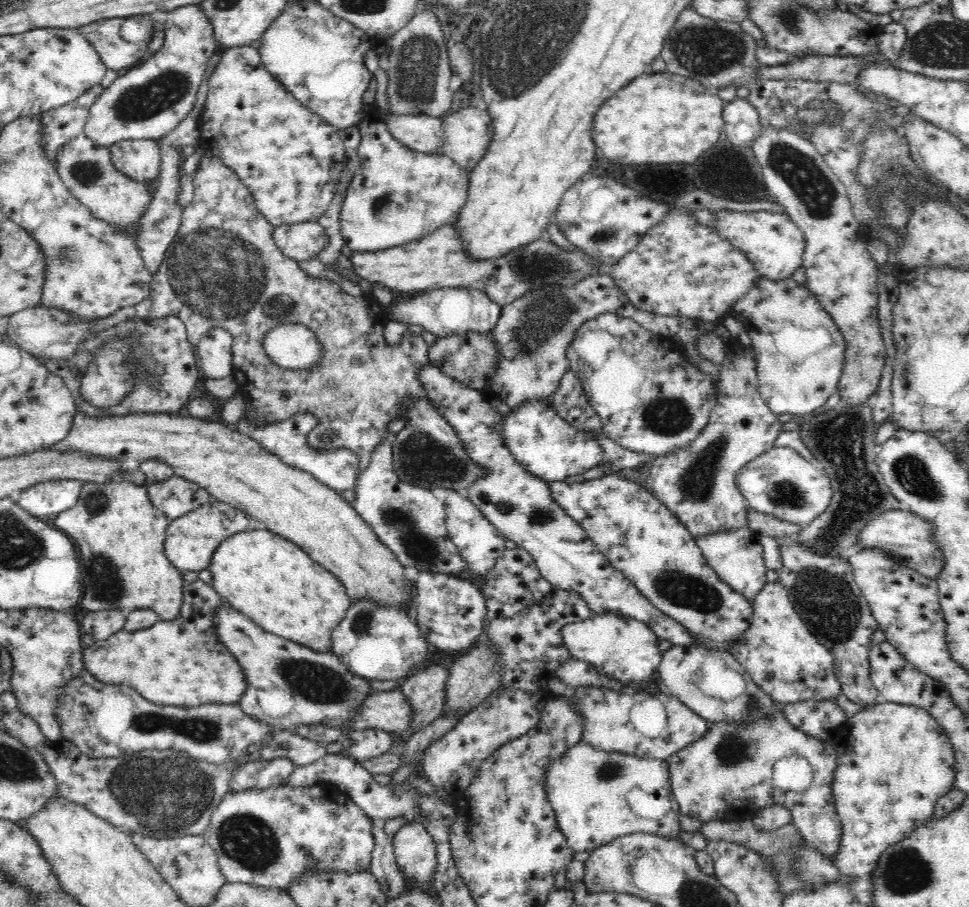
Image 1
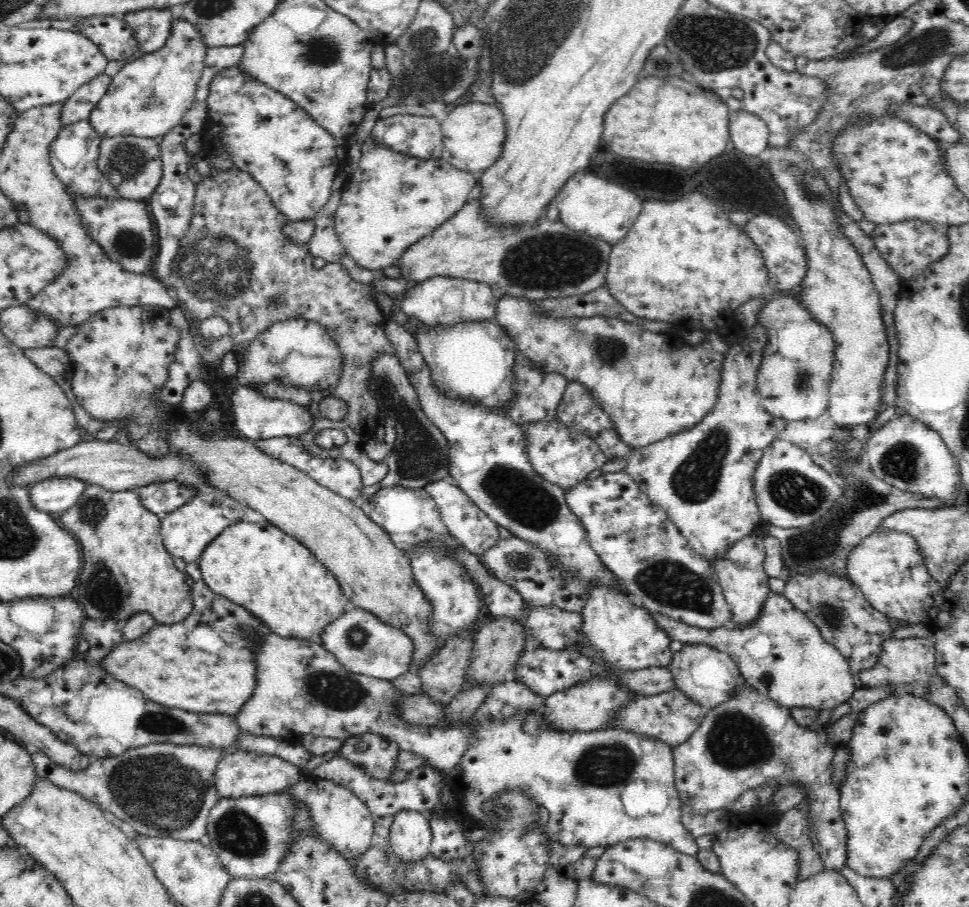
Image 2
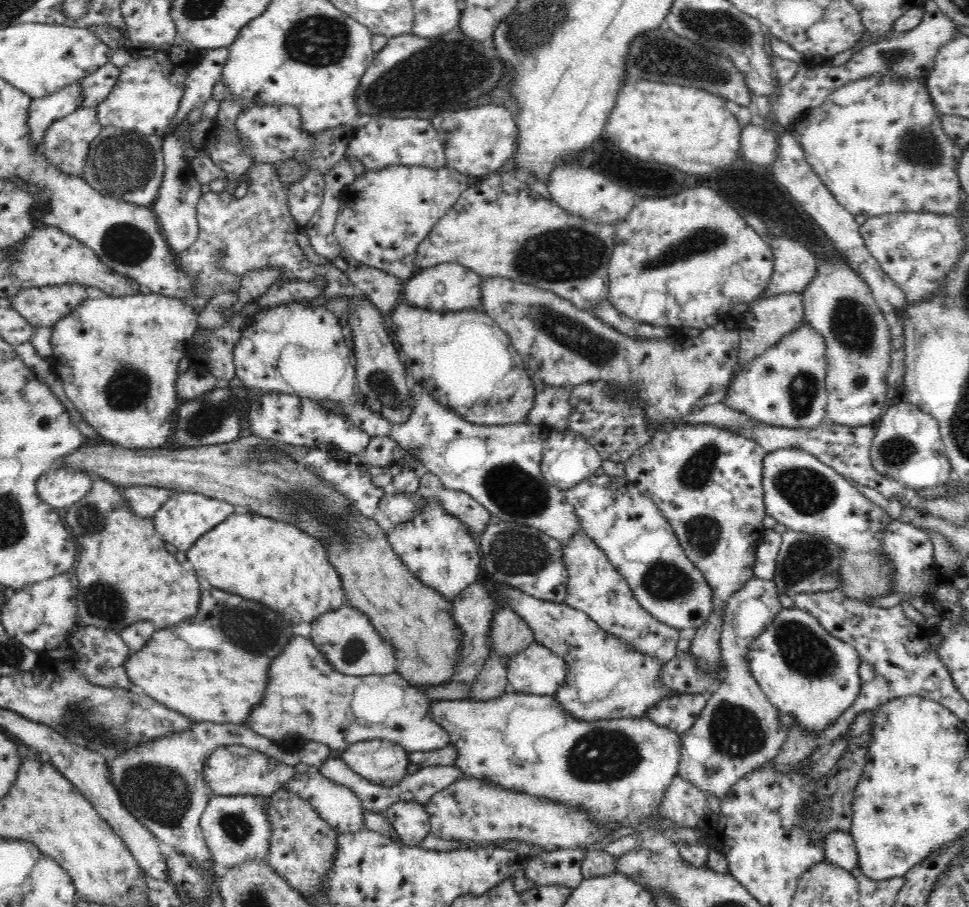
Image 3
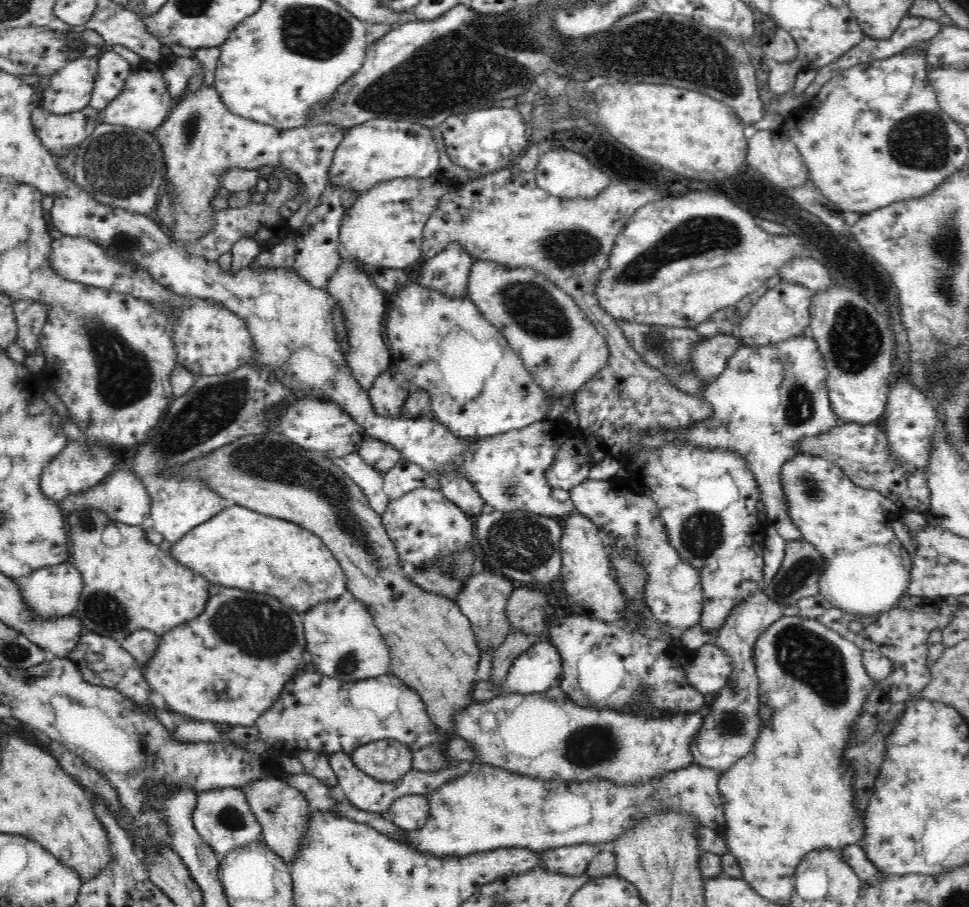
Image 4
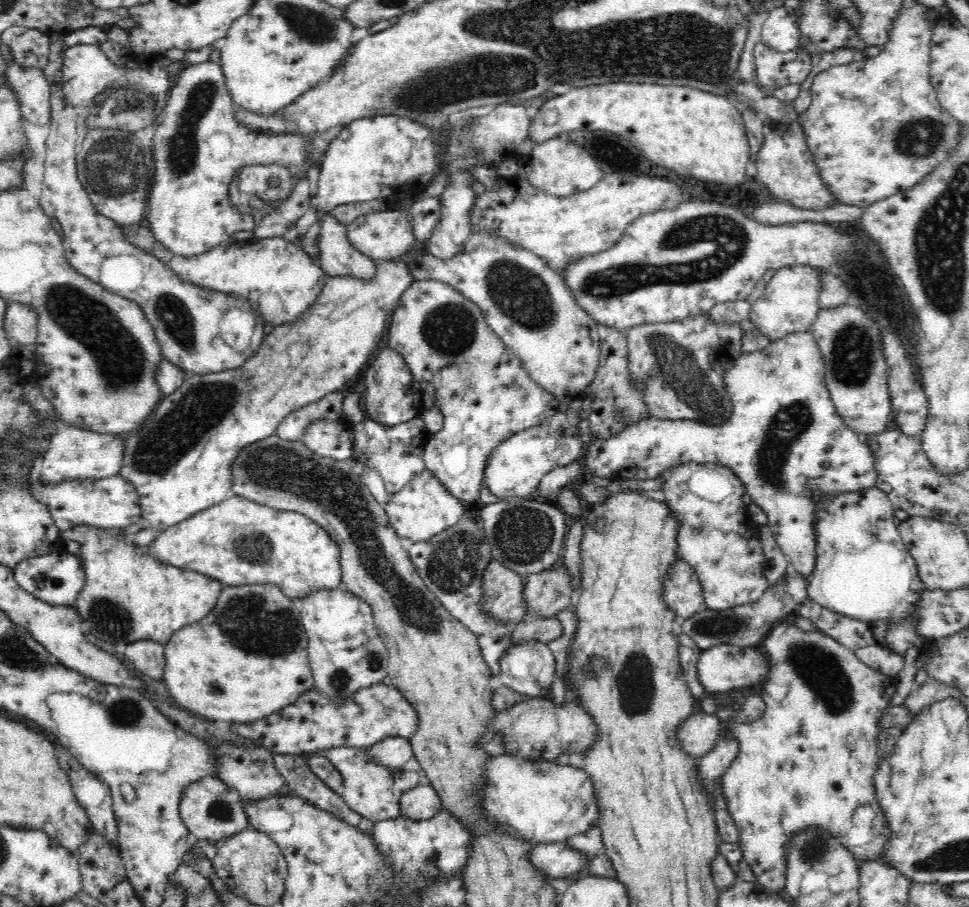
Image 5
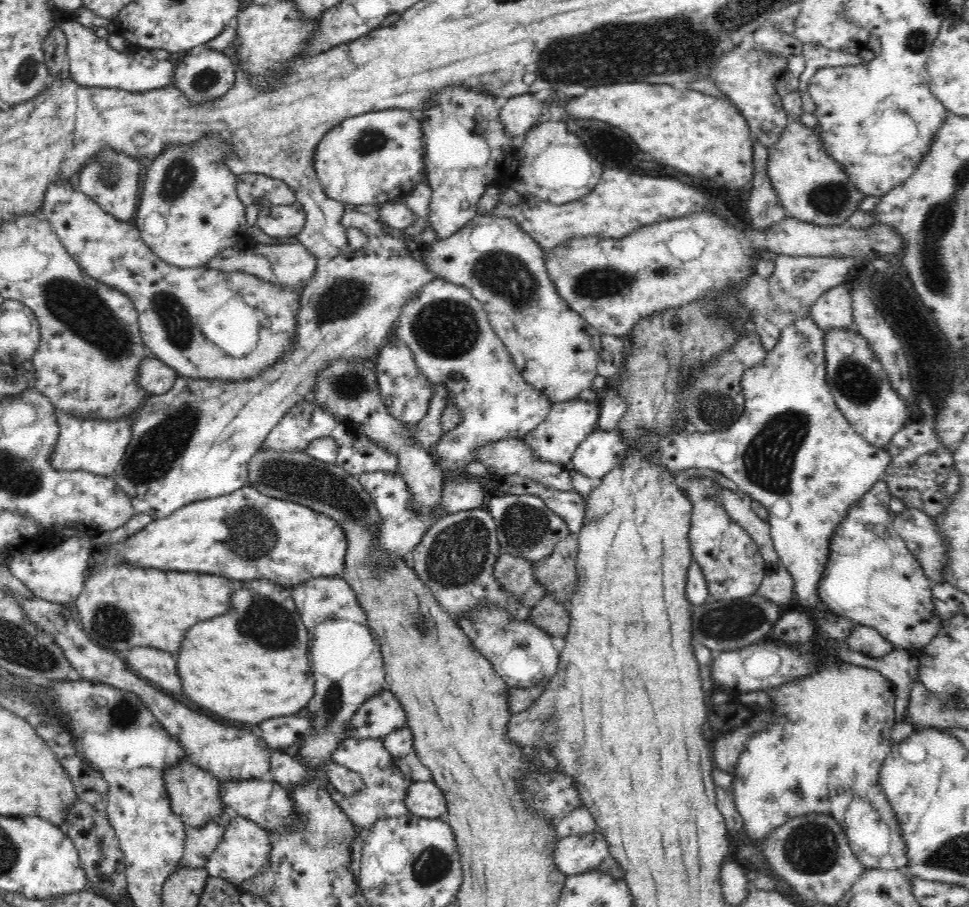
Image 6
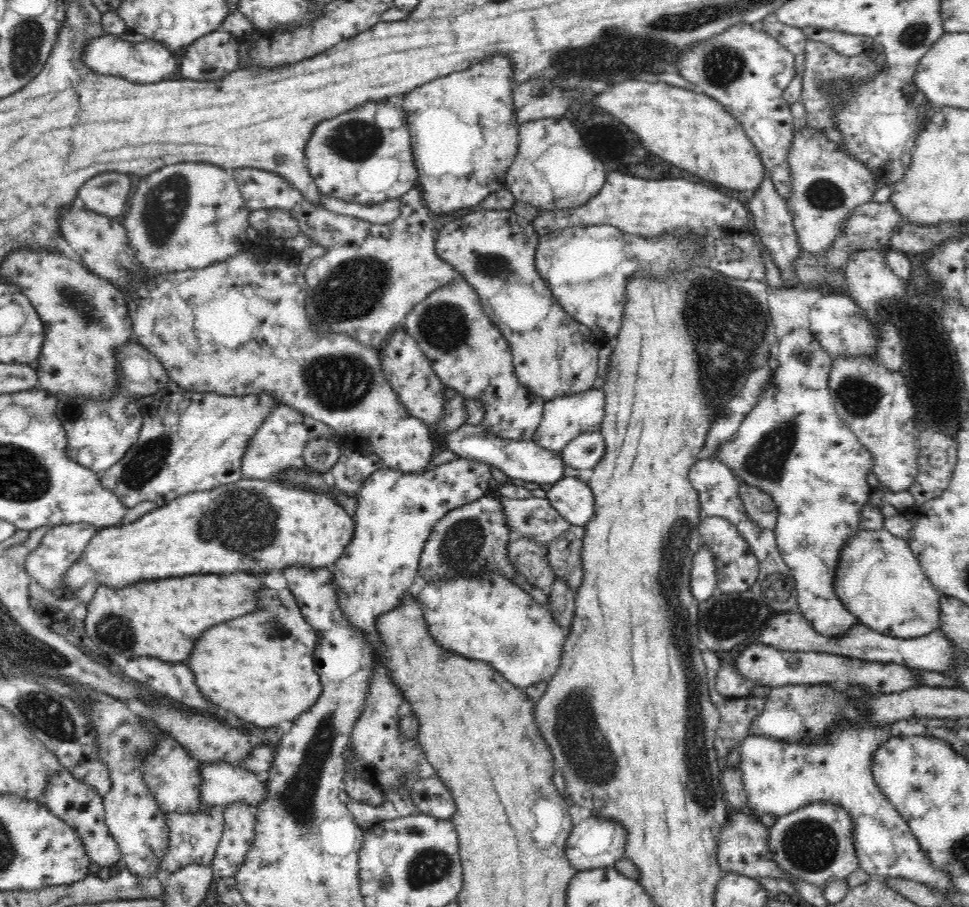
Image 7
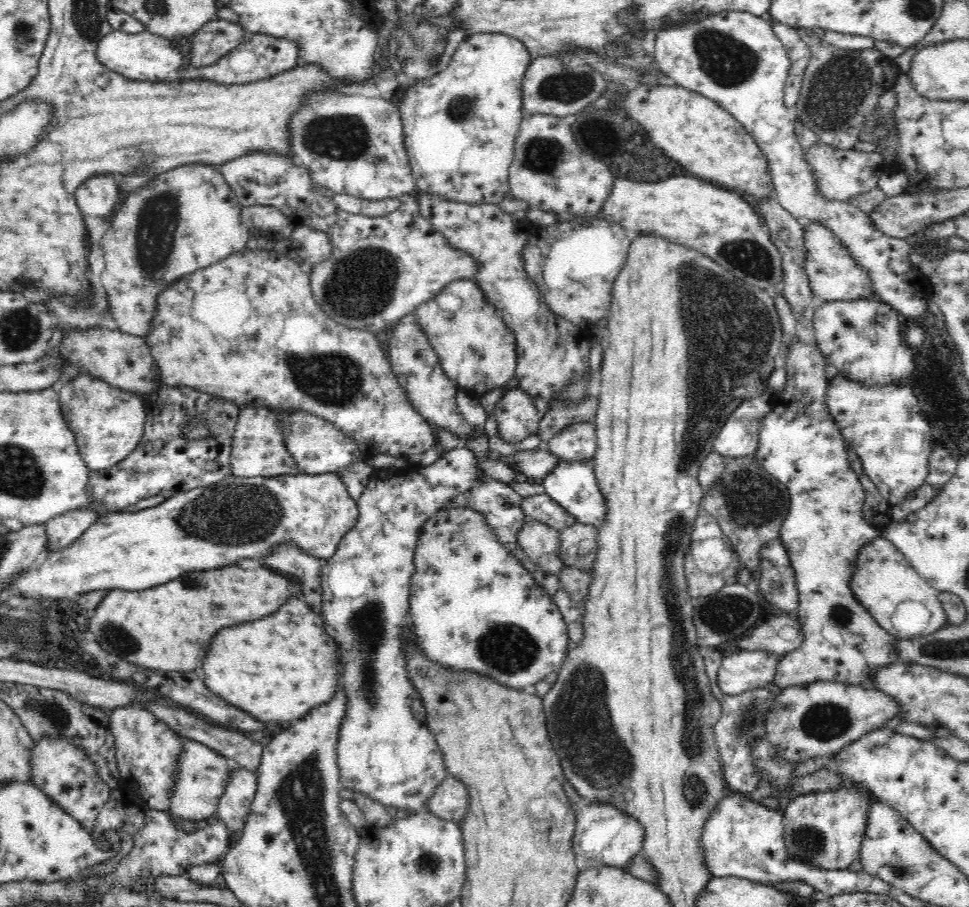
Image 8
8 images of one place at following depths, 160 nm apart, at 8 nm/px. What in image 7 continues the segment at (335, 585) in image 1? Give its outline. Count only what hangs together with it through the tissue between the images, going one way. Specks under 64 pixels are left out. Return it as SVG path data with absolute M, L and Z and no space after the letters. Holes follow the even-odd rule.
M242 479L233 484L178 496L170 504L151 510L138 522L129 523L128 526L121 523L100 528L78 562L64 574L60 590L77 591L88 580L96 580L109 587L123 587L135 582L188 574L248 572L263 575L268 570L283 572L288 566L332 568L346 546L353 542L354 517L348 515L331 494L260 479Z

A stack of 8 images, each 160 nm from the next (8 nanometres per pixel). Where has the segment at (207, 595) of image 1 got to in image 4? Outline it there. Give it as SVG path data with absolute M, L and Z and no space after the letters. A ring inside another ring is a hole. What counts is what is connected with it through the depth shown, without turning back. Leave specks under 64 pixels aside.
M212 584L209 591L204 620L208 620L208 624L220 622L218 636L222 630L228 638L220 638L218 648L206 648L204 640L190 628L176 626L160 636L156 654L146 668L142 668L143 672L146 670L144 676L151 690L162 694L174 712L182 712L198 721L250 726L278 700L282 686L294 678L298 668L316 669L306 652L303 616L268 594Z

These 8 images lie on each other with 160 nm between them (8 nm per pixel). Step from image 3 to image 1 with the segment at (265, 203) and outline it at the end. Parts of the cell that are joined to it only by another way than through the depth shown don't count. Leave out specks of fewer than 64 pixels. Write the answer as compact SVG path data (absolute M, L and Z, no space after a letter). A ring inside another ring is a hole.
M204 152L194 175L194 199L183 208L178 234L168 247L159 270L152 275L150 294L134 306L92 321L92 333L98 334L128 319L157 319L172 314L185 324L188 342L196 351L196 344L204 334L212 328L225 328L233 336L233 377L238 381L238 391L248 405L248 419L275 424L296 413L310 412L326 424L320 426L324 432L332 432L332 440L324 440L324 444L310 444L310 447L316 450L348 448L356 453L360 459L359 469L364 472L371 464L372 452L393 437L388 432L388 424L399 419L401 405L405 401L410 403L427 398L418 374L430 363L429 346L422 339L422 334L416 336L416 344L390 346L384 342L382 335L389 321L387 310L374 295L346 294L327 278L308 276L299 262L284 255L273 239L275 226L259 213L251 192L219 158ZM290 323L306 326L317 336L322 358L311 369L282 368L274 364L262 348L269 330Z

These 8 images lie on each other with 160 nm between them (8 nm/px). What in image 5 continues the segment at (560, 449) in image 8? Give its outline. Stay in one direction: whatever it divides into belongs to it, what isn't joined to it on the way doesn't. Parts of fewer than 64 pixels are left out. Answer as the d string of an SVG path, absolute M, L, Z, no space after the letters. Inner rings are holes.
M808 330L800 332L792 332L788 336L784 336L778 340L772 341L767 347L756 350L754 352L745 353L742 351L738 358L734 359L734 362L724 371L723 381L727 396L732 405L734 405L732 416L730 420L720 426L708 426L708 424L696 424L692 420L662 420L651 417L639 421L637 424L628 426L623 432L620 432L616 437L604 439L593 439L590 444L586 446L584 464L586 472L592 476L601 477L602 482L606 482L610 479L621 477L626 480L639 480L645 481L648 479L658 479L662 472L666 472L668 468L674 468L678 464L688 464L690 462L696 462L697 464L722 464L727 468L730 468L734 474L738 476L738 479L744 485L746 494L750 495L752 502L756 503L767 514L767 524L770 530L773 532L777 546L786 554L788 562L794 566L794 569L809 578L812 571L815 569L816 564L816 540L815 532L815 504L818 497L831 494L844 494L854 491L863 491L864 489L875 487L878 472L876 471L875 458L870 451L870 446L864 442L864 439L860 434L856 434L854 430L845 425L844 420L837 412L835 405L832 403L832 399L829 393L825 381L825 362L819 349L816 339L813 337L813 333Z

